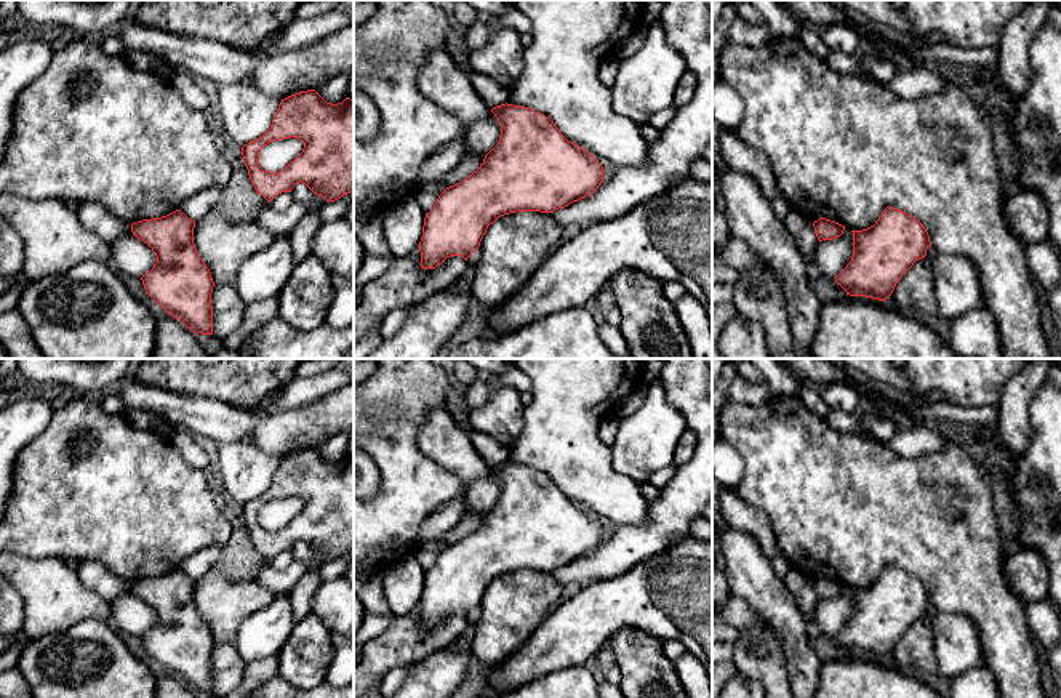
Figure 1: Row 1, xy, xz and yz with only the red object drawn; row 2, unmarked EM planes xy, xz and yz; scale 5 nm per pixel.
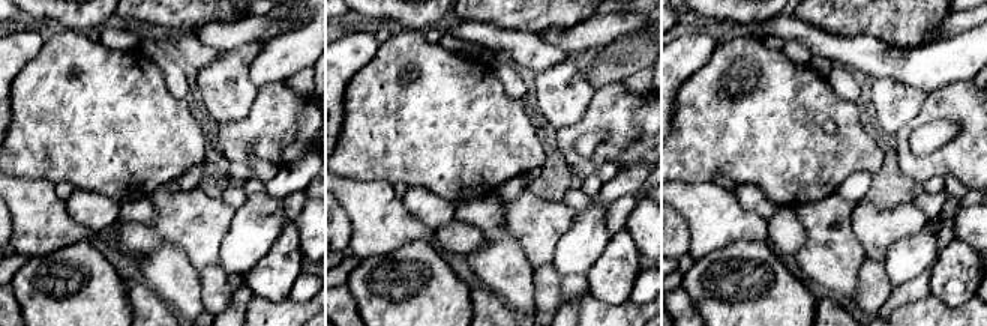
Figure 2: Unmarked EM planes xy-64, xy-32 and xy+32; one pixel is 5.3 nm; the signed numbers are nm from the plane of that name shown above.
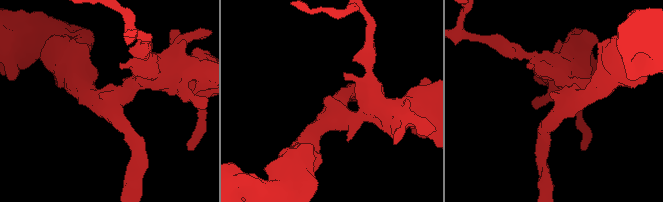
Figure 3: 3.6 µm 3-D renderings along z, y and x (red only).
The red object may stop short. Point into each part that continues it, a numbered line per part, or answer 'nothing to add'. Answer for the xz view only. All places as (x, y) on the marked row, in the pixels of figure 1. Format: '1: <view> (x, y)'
nothing to add

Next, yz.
nothing to add

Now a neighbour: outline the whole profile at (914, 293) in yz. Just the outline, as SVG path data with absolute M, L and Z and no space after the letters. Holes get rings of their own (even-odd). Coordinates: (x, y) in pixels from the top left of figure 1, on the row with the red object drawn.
M922 258L901 277L893 293L885 299L890 306L917 314L936 315L931 261Z

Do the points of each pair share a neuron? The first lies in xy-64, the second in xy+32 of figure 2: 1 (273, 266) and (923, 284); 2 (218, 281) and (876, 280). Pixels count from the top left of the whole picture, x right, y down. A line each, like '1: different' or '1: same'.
1: different
2: same

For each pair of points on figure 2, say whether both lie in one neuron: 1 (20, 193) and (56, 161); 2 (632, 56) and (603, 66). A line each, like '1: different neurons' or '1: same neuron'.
1: different neurons
2: same neuron

